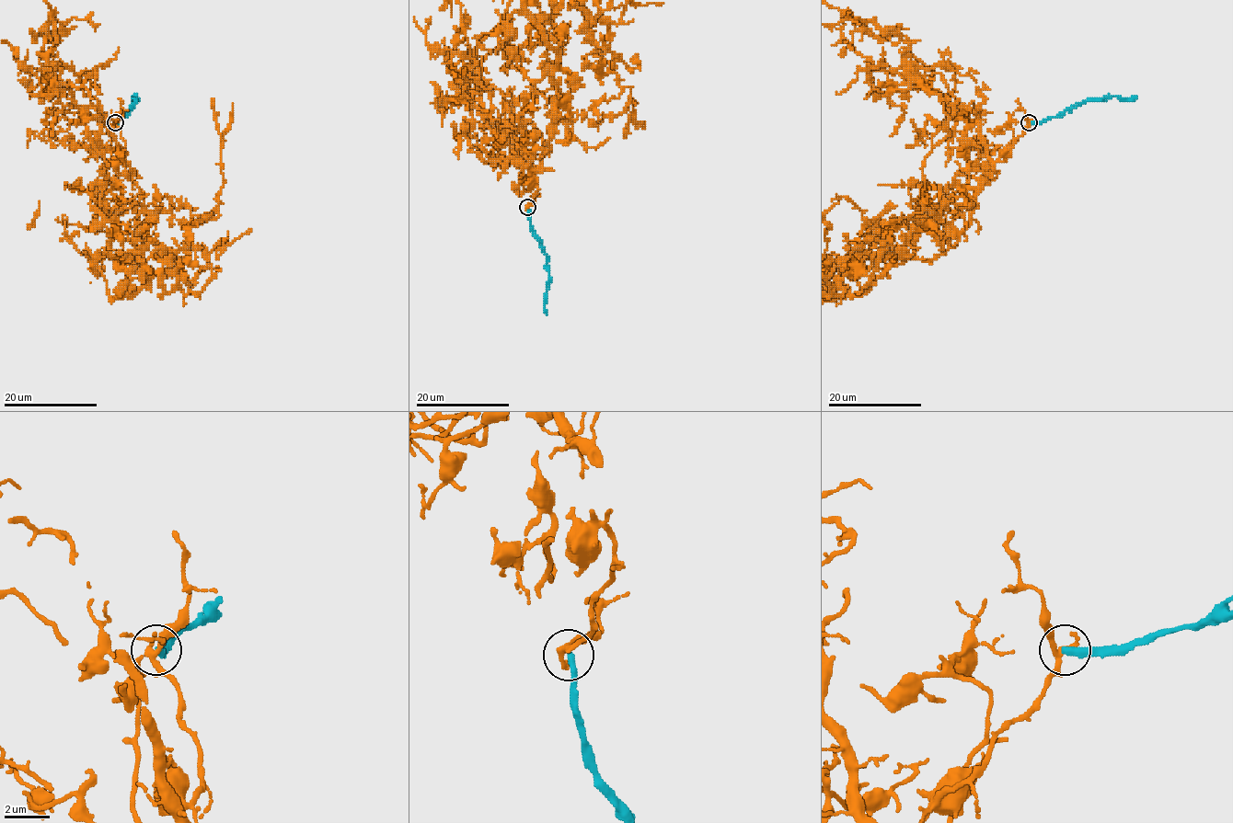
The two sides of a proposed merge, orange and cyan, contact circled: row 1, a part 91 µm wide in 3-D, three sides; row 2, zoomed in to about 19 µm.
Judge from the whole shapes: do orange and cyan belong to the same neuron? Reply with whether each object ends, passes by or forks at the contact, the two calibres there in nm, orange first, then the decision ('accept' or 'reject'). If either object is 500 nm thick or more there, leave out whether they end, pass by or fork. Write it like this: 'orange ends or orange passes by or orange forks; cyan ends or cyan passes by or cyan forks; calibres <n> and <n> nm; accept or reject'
orange passes by; cyan ends; calibres 280 and 300 nm; reject

